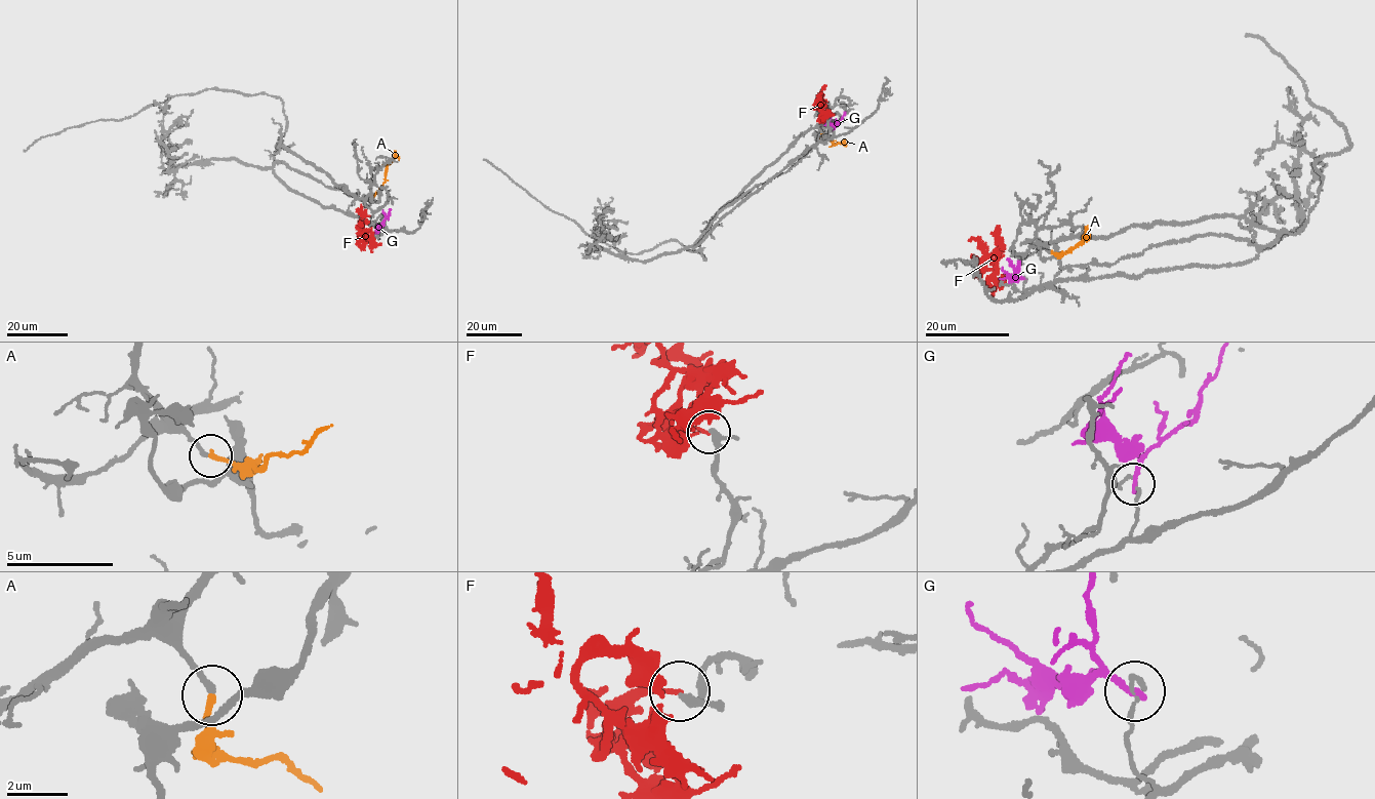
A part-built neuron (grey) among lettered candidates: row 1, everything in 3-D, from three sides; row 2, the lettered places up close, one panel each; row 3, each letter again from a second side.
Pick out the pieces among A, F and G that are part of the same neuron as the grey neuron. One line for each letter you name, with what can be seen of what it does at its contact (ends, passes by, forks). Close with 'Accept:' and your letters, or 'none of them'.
A: it ends
Accept: A

